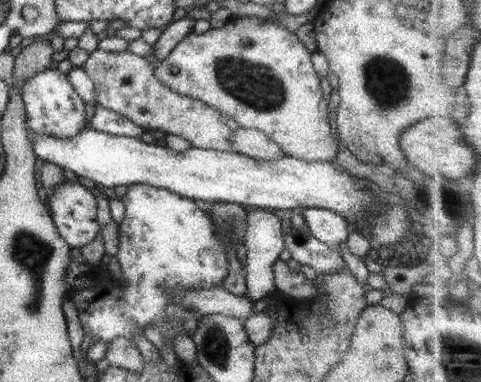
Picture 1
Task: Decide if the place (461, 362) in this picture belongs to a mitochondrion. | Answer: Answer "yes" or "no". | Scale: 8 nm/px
yes

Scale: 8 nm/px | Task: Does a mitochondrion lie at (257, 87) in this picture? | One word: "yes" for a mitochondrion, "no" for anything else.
yes

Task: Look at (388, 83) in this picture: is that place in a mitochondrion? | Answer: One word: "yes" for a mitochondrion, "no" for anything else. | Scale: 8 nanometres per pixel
yes

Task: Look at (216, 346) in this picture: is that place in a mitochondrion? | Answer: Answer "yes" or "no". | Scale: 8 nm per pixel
yes

